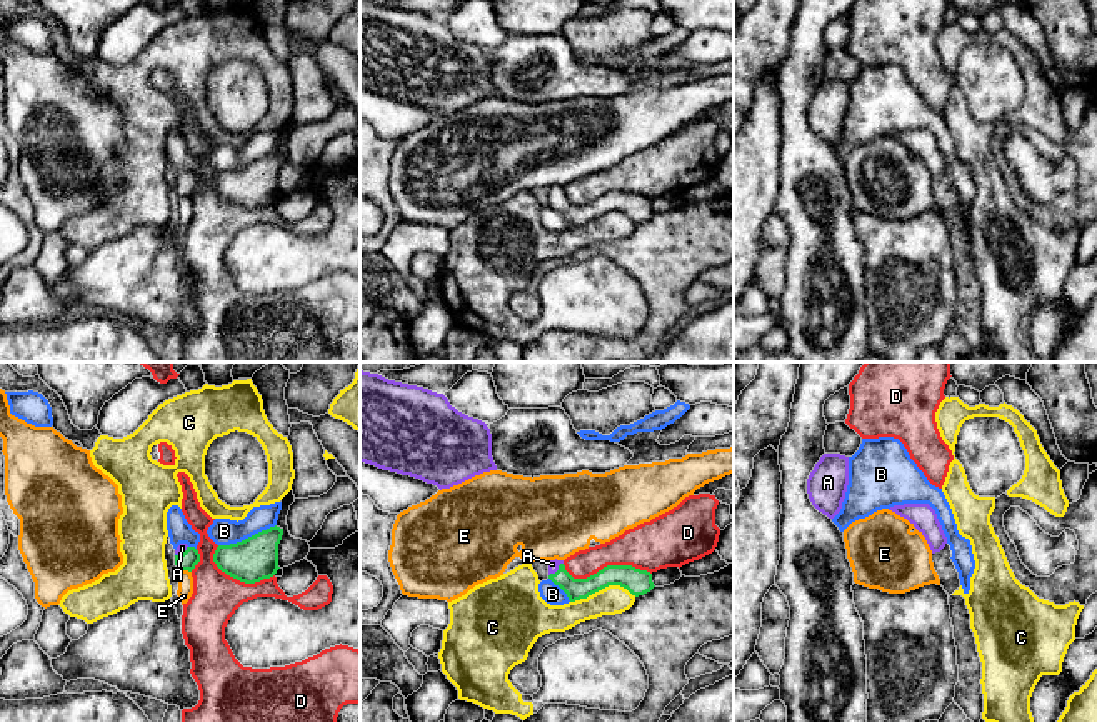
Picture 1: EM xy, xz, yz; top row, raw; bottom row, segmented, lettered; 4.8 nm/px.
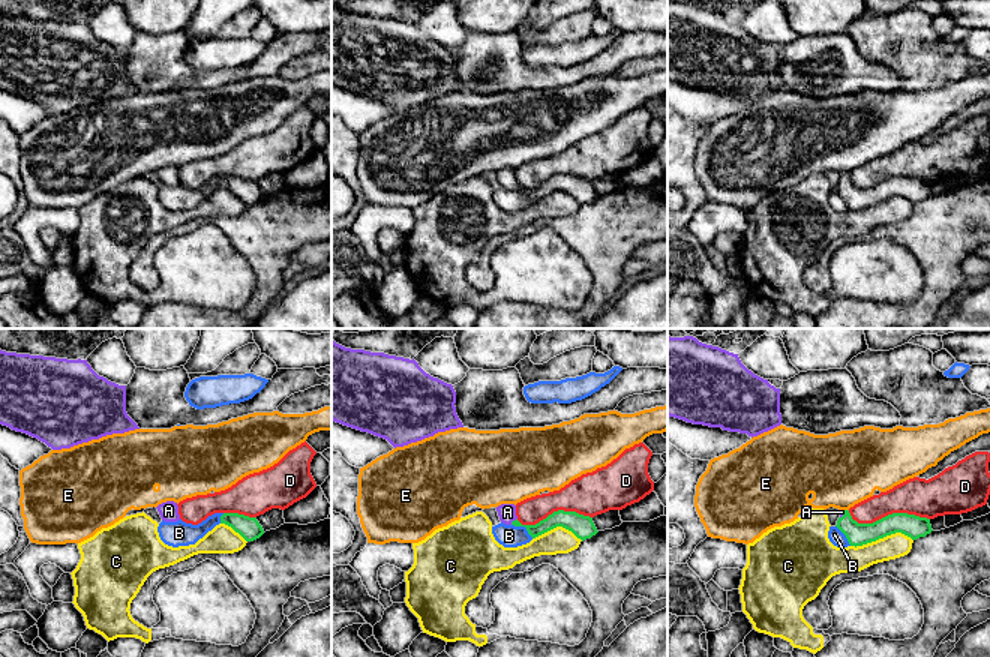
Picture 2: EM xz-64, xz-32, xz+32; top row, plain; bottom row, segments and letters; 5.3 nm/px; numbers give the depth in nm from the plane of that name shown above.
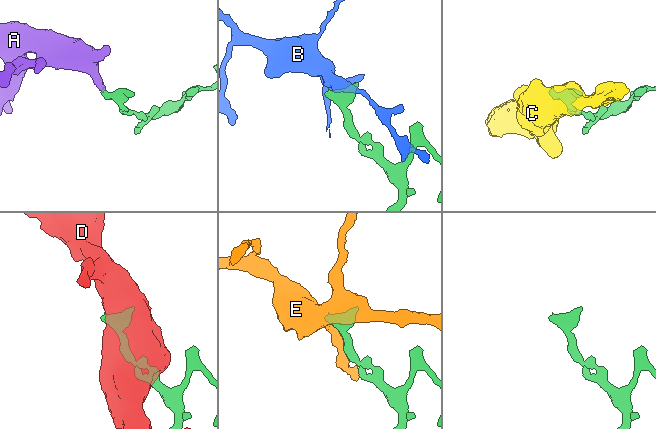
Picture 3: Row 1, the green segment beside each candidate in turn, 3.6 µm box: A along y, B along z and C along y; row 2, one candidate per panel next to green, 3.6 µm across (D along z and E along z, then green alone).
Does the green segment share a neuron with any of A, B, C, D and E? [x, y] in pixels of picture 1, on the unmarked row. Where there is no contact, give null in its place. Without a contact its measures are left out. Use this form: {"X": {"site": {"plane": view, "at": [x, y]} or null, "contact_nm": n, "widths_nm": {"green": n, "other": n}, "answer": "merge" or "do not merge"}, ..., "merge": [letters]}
{"A": {"site": {"plane": "xz", "at": [557, 197]}, "contact_nm": 100, "widths_nm": {"green": 110, "other": 50}, "answer": "merge"}, "B": {"site": {"plane": "xy", "at": [249, 164]}, "contact_nm": 300, "widths_nm": {"green": 220, "other": 130}, "answer": "do not merge"}, "C": {"site": {"plane": "xz", "at": [602, 214]}, "contact_nm": 320, "widths_nm": {"green": 120, "other": 140}, "answer": "do not merge"}, "D": {"site": {"plane": "xz", "at": [606, 194]}, "contact_nm": 440, "widths_nm": {"green": 120, "other": 240}, "answer": "do not merge"}, "E": {"site": {"plane": "xy", "at": [185, 195]}, "contact_nm": 60, "widths_nm": {"green": 90, "other": 80}, "answer": "do not merge"}, "merge": ["A"]}

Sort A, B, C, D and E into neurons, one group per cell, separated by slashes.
A / B / C / D / E

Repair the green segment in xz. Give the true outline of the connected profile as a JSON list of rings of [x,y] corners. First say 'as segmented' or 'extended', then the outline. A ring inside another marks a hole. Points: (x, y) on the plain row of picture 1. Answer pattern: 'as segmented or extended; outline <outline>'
extended; outline [[[557,185],[548,187],[548,205],[567,220],[570,228],[587,225],[609,212],[620,212],[635,223],[655,213],[650,198],[632,192],[607,192],[587,205],[574,205],[565,197],[564,187]]]

